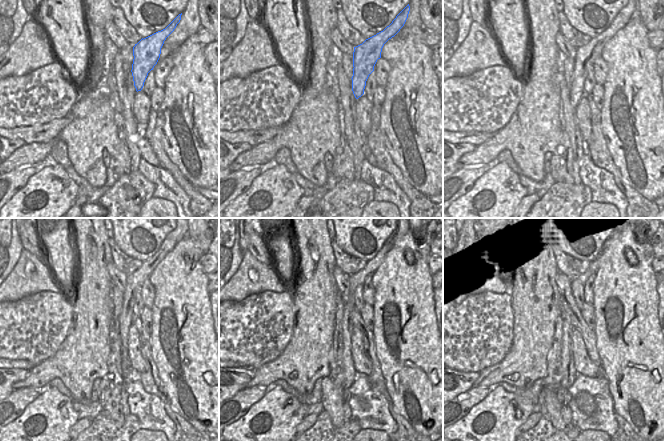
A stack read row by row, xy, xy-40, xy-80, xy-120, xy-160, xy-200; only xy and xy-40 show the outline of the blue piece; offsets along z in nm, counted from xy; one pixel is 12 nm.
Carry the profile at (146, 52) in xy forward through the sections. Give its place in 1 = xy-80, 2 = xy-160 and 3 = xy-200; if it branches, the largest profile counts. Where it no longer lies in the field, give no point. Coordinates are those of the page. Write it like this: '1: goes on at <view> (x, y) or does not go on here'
1: goes on at xy-80 (586, 55)
2: goes on at xy-160 (356, 279)
3: goes on at xy-200 (569, 373)

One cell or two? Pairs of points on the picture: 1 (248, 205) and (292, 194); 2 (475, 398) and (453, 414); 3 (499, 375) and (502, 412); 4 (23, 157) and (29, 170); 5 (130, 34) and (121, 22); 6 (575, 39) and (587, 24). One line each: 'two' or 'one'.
1: one
2: one
3: two
4: two
5: one
6: two

